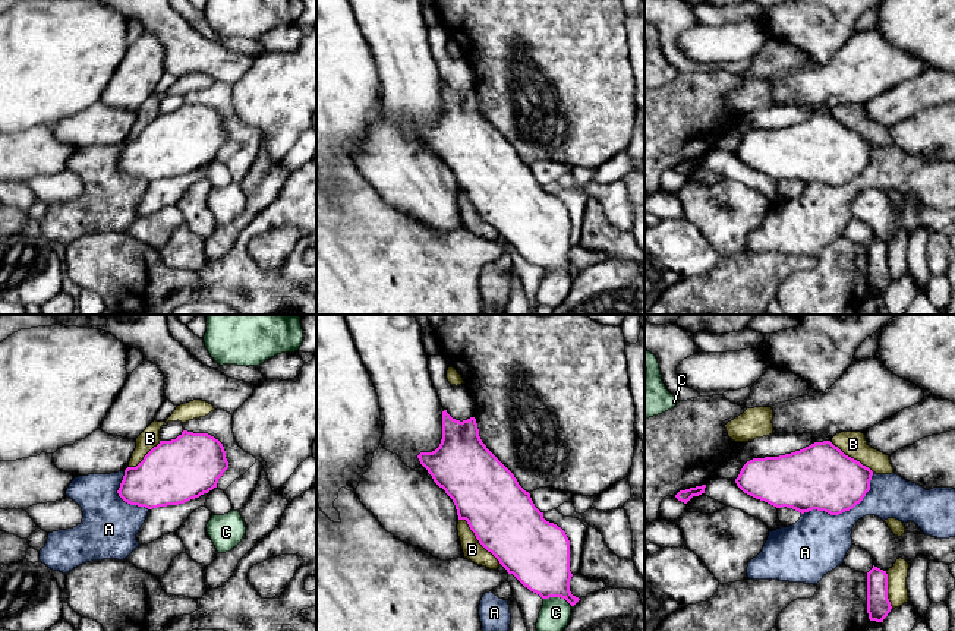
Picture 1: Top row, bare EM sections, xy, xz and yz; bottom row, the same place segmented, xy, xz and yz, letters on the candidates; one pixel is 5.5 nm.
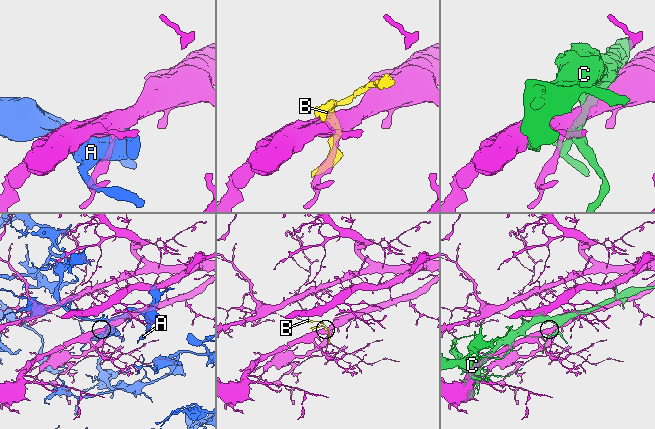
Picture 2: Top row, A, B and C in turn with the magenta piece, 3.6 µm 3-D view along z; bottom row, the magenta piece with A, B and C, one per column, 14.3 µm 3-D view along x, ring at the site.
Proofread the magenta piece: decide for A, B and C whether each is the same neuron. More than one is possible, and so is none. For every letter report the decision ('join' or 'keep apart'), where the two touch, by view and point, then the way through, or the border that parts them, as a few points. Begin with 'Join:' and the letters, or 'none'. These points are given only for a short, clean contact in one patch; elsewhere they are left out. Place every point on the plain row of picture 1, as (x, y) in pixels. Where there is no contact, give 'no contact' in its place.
Join: none
A: keep apart; meets magenta in yz at (844, 183)
B: keep apart; meets magenta in xz at (476, 210)
C: keep apart; meets magenta in xz at (558, 268)

